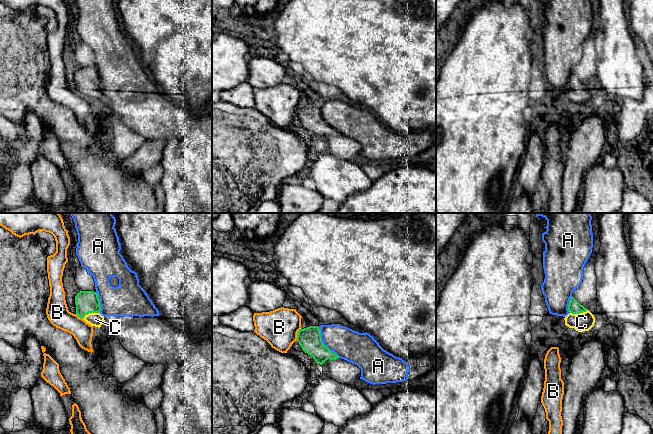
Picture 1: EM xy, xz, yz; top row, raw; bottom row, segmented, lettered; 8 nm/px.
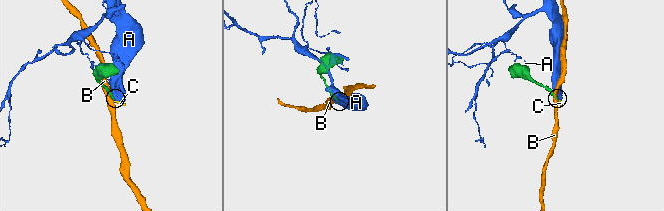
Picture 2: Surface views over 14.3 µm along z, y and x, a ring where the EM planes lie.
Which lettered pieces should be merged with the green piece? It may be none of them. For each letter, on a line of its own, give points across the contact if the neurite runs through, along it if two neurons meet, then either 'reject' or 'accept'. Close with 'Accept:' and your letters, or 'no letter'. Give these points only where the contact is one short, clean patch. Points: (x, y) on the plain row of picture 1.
A: reject
B: reject
C: runs through yz (574, 83), (578, 89), (581, 98); accept
Accept: C

